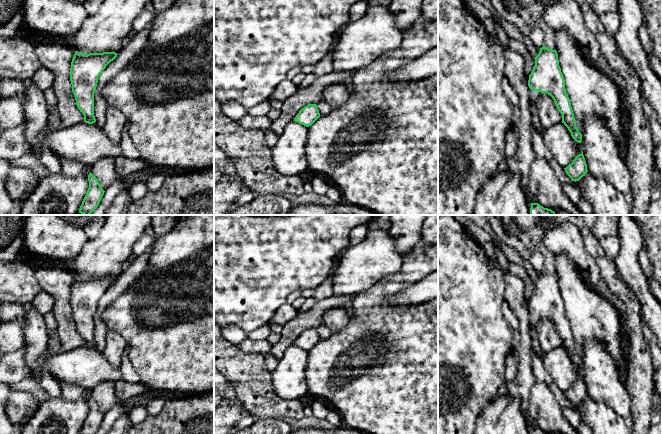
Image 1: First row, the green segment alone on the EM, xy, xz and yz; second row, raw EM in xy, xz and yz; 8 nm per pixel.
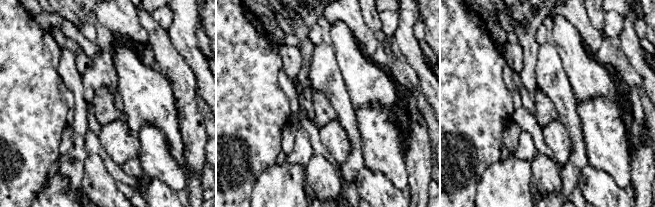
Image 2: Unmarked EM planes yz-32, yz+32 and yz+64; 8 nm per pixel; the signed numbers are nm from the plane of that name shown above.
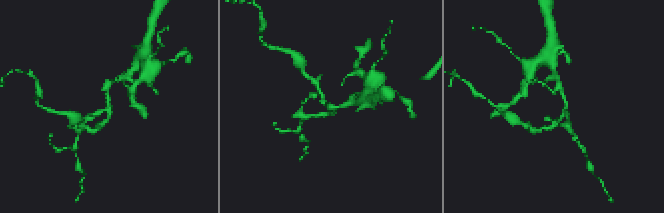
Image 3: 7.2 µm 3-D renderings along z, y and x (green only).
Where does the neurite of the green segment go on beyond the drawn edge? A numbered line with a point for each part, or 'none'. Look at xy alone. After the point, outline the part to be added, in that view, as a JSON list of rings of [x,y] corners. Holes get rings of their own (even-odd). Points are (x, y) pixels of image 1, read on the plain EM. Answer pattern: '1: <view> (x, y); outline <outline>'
none

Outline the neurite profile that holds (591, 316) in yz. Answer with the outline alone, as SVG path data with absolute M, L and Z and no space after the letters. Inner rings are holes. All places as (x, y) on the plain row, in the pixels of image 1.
M562 253L555 255L555 274L565 304L576 351L583 355L583 342L597 340L605 345L620 372L620 381L627 385L627 358L621 346L622 323L611 299L586 284L575 263Z

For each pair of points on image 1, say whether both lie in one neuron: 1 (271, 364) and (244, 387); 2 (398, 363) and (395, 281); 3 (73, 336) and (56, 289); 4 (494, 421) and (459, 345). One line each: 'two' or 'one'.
1: two
2: one
3: one
4: two

